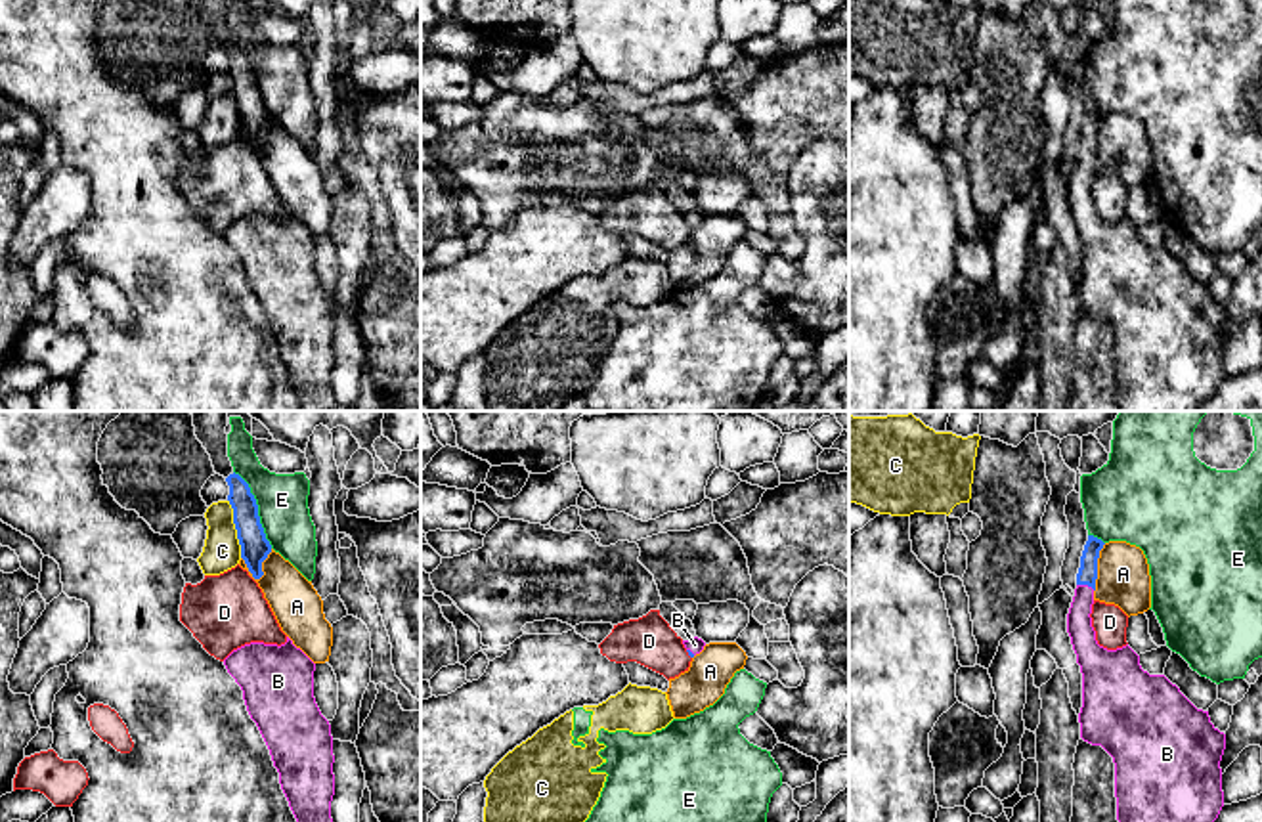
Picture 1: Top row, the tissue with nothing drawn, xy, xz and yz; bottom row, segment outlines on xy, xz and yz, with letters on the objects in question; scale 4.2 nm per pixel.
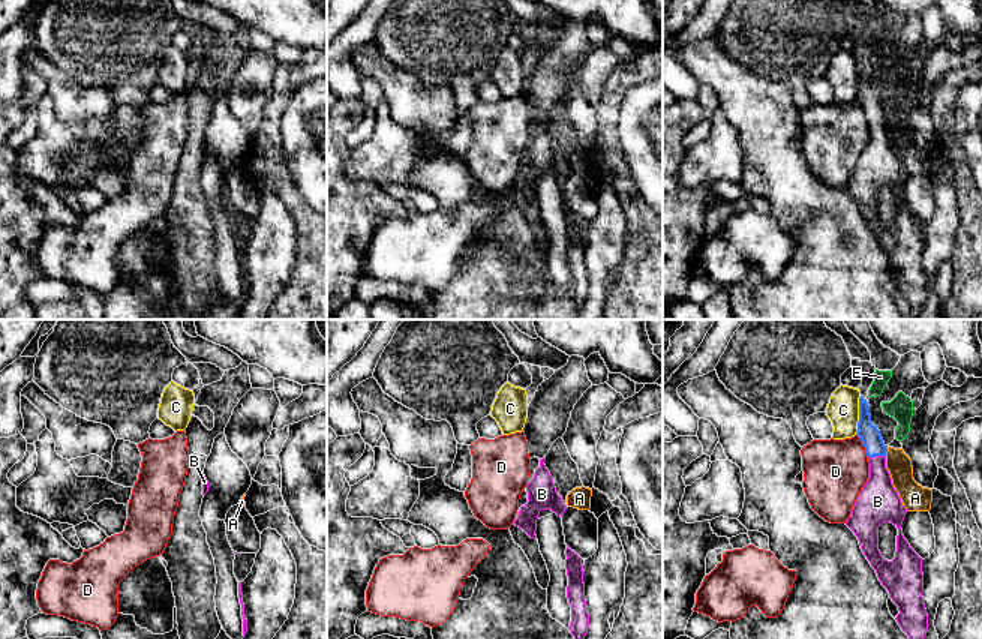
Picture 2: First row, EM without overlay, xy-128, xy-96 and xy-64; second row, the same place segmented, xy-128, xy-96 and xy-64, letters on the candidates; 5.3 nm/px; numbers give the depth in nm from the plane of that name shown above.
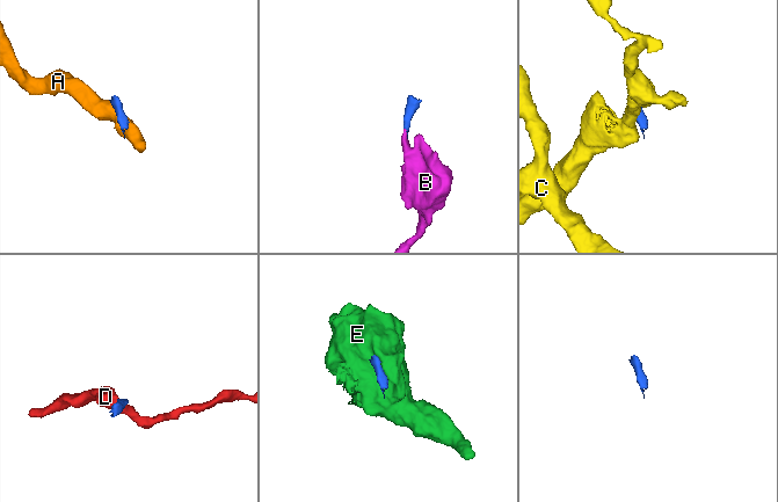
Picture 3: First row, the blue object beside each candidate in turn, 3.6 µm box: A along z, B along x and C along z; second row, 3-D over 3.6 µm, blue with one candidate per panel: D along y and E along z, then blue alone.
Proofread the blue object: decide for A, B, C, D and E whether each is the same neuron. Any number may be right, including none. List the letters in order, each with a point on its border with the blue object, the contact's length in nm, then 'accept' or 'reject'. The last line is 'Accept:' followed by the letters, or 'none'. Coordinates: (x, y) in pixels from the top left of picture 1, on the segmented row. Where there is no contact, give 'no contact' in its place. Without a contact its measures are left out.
A: xy (261, 566) | 150 nm | reject
B: yz (1087, 584) | 80 nm | accept
C: xy (236, 528) | 260 nm | reject
D: xz (689, 654) | 50 nm | reject
E: xy (257, 509) | 360 nm | reject
Accept: B

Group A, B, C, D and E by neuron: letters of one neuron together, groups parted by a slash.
A / B / C / D / E

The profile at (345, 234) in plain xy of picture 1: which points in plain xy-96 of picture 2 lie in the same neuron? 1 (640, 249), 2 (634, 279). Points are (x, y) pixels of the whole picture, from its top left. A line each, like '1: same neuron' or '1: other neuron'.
1: other neuron
2: other neuron

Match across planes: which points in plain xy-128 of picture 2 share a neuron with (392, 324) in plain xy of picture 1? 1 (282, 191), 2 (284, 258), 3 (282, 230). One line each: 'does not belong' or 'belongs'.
1: belongs
2: does not belong
3: does not belong

